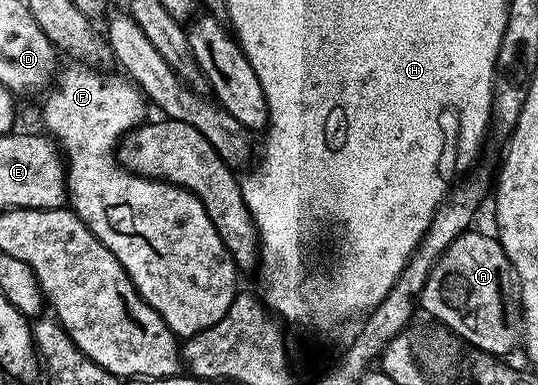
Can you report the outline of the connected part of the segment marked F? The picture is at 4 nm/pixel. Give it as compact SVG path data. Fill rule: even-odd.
M70 61L67 64L67 67L65 64L57 72L56 82L45 92L47 95L42 103L42 123L46 126L43 127L45 134L58 144L68 168L69 206L107 249L116 255L140 297L164 319L172 333L177 337L189 337L216 325L233 303L240 271L224 241L220 241L220 233L216 233L216 225L212 225L202 202L183 187L175 187L160 179L146 179L133 171L127 171L113 154L106 155L100 144L89 143L70 132L73 123L78 127L85 123L98 127L103 123L106 126L107 141L111 145L117 145L126 132L141 127L147 118L146 96L125 74L101 75L98 72L101 70L85 63Z

